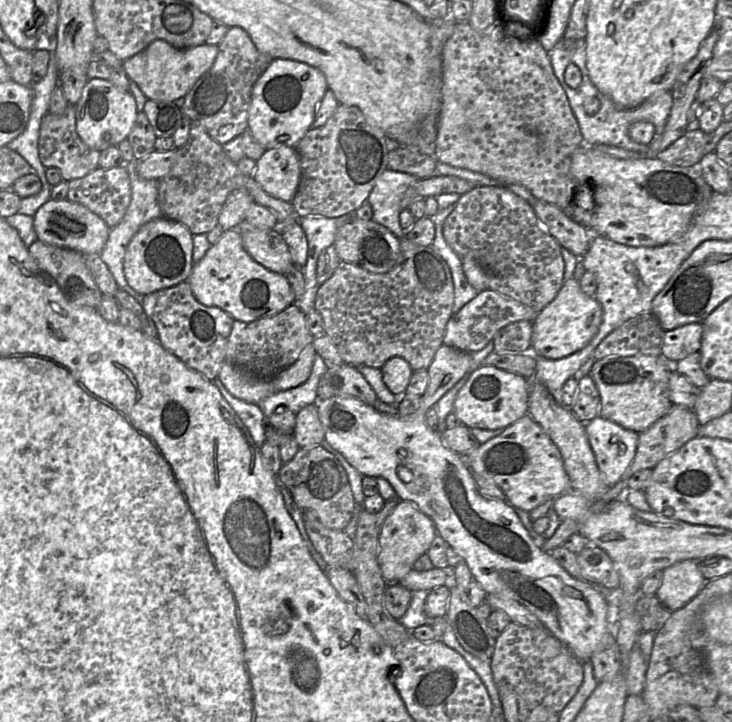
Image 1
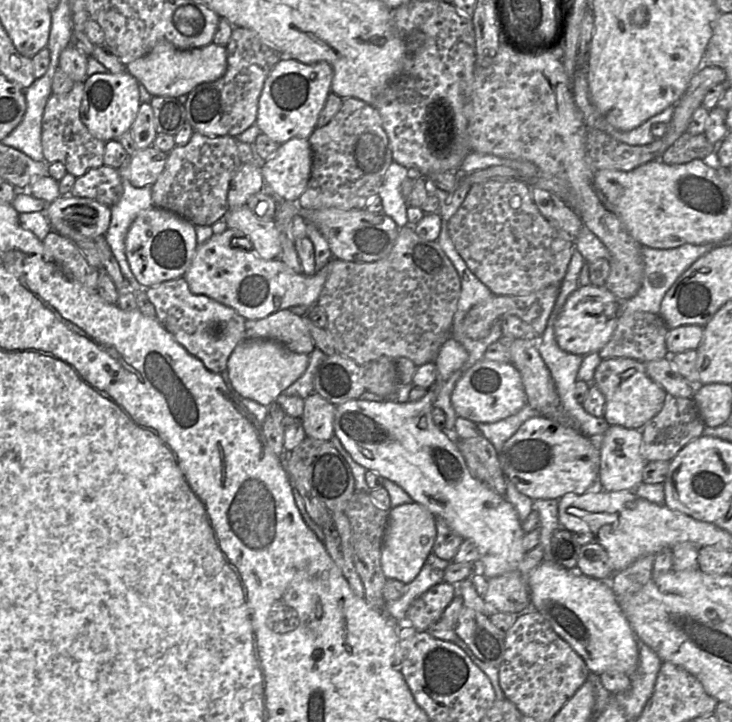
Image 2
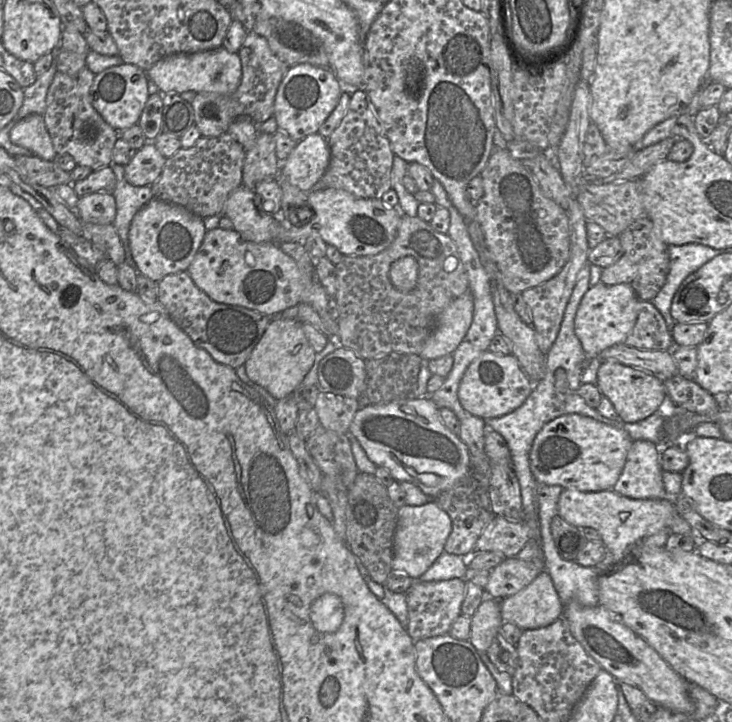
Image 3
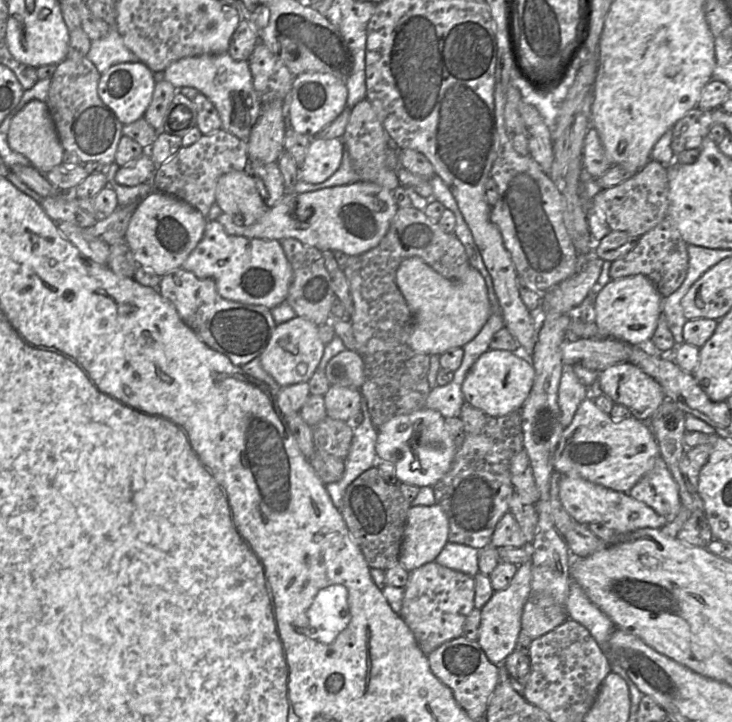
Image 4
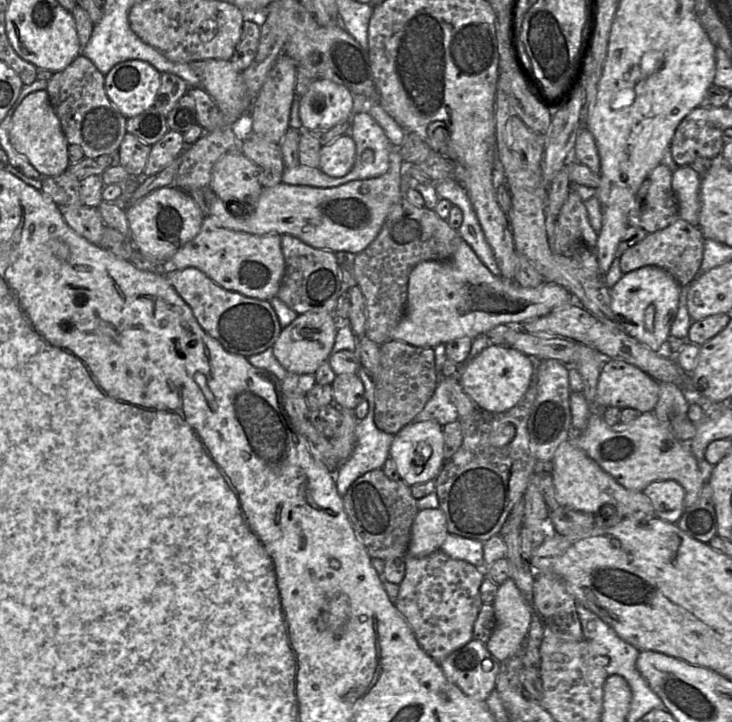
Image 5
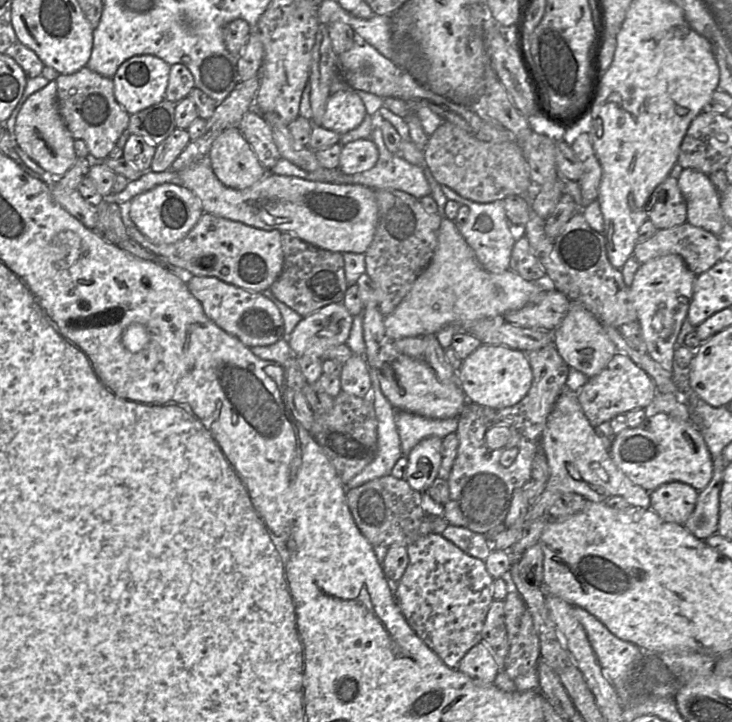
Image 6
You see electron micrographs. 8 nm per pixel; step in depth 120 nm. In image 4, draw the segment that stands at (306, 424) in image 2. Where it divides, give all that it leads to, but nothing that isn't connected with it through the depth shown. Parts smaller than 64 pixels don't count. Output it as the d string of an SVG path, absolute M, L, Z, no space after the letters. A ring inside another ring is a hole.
M330 385L323 395L326 416L332 419L349 421L361 410L362 395L359 389Z

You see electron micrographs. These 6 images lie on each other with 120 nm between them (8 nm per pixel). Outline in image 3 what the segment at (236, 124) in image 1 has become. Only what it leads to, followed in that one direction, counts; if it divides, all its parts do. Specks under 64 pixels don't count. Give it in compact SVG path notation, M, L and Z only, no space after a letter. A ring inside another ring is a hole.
M248 32L238 55L242 76L236 91L226 95L197 92L191 102L194 109L194 124L203 137L218 137L226 133L230 124L239 116L248 116L255 124L261 124L273 116L275 95L289 66L271 51L264 37L251 32Z

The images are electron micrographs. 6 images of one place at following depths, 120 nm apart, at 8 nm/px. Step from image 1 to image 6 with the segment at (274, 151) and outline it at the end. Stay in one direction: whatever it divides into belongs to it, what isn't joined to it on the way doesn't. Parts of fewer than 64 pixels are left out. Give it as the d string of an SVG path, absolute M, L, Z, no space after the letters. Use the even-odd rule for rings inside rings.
M358 139L342 146L338 169L347 175L373 168L378 161L378 149L371 139Z

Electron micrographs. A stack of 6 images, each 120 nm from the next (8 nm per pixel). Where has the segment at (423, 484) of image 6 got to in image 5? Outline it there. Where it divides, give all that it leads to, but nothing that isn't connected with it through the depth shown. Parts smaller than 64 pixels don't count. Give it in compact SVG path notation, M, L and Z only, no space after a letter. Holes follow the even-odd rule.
M413 421L407 424L394 435L389 457L395 461L400 479L407 485L434 480L445 463L443 427L435 421Z

